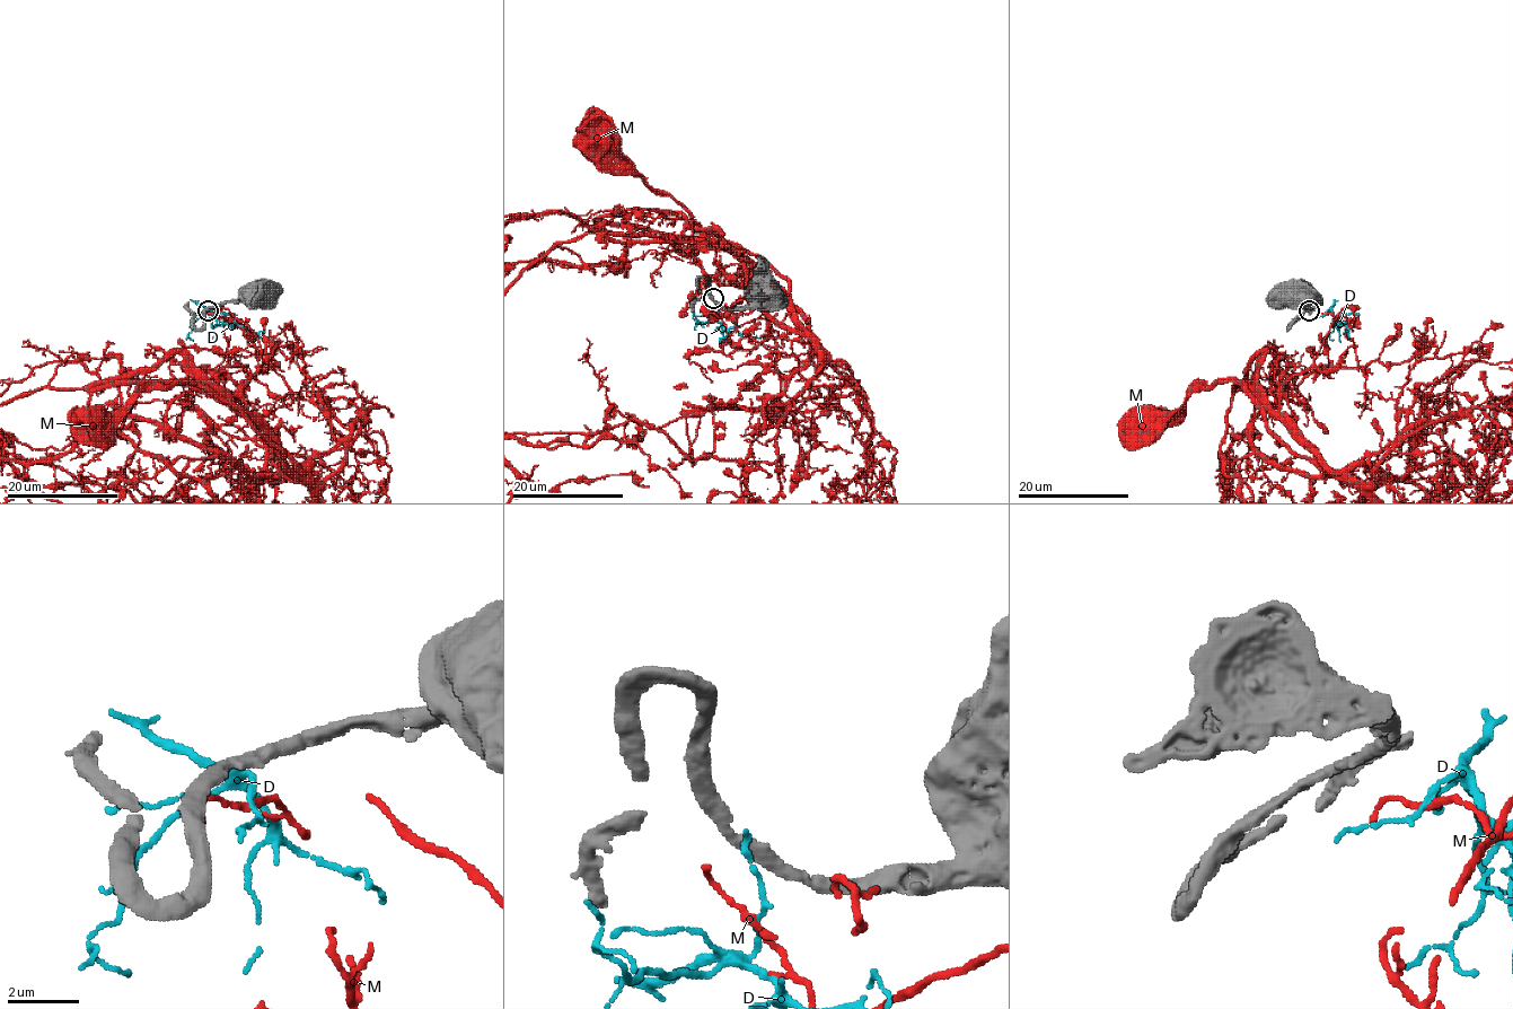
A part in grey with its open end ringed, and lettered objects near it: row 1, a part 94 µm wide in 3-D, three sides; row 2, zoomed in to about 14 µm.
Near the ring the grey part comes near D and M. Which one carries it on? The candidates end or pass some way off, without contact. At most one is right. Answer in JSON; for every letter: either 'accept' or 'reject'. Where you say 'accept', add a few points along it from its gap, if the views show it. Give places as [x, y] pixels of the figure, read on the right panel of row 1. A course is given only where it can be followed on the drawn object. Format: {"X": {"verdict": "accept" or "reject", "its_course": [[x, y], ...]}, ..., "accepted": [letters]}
{"D": {"verdict": "accept", "its_course": [[1312, 317], [1333, 310], [1340, 325], [1347, 324], [1348, 331], [1343, 332]]}, "M": {"verdict": "reject"}, "accepted": ["D"]}

